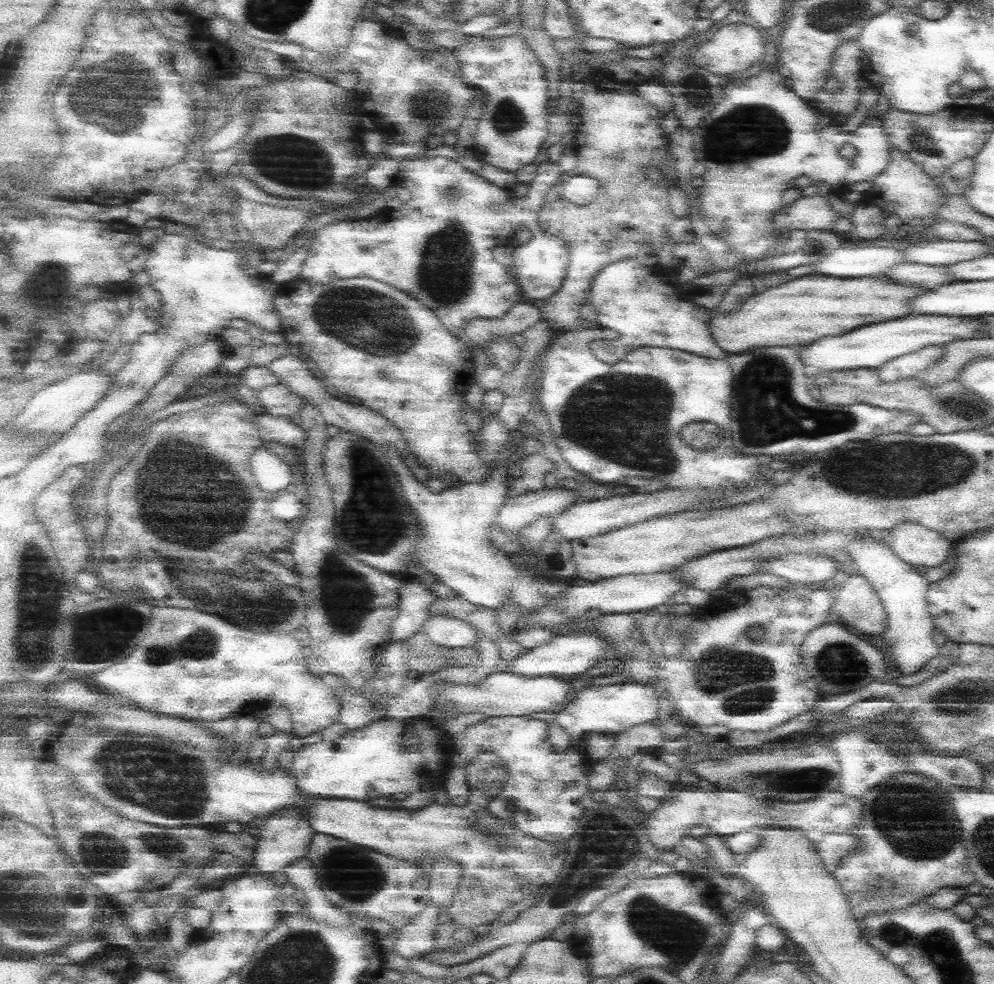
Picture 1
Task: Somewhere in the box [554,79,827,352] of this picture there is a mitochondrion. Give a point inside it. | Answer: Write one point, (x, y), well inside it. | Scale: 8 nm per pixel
(750, 131)

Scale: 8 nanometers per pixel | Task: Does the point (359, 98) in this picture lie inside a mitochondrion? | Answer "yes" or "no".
no

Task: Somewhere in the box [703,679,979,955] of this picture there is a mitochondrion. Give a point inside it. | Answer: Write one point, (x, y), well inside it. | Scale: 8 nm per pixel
(902, 828)

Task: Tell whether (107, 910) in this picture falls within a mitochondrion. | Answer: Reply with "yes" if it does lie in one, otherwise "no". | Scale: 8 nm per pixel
no

